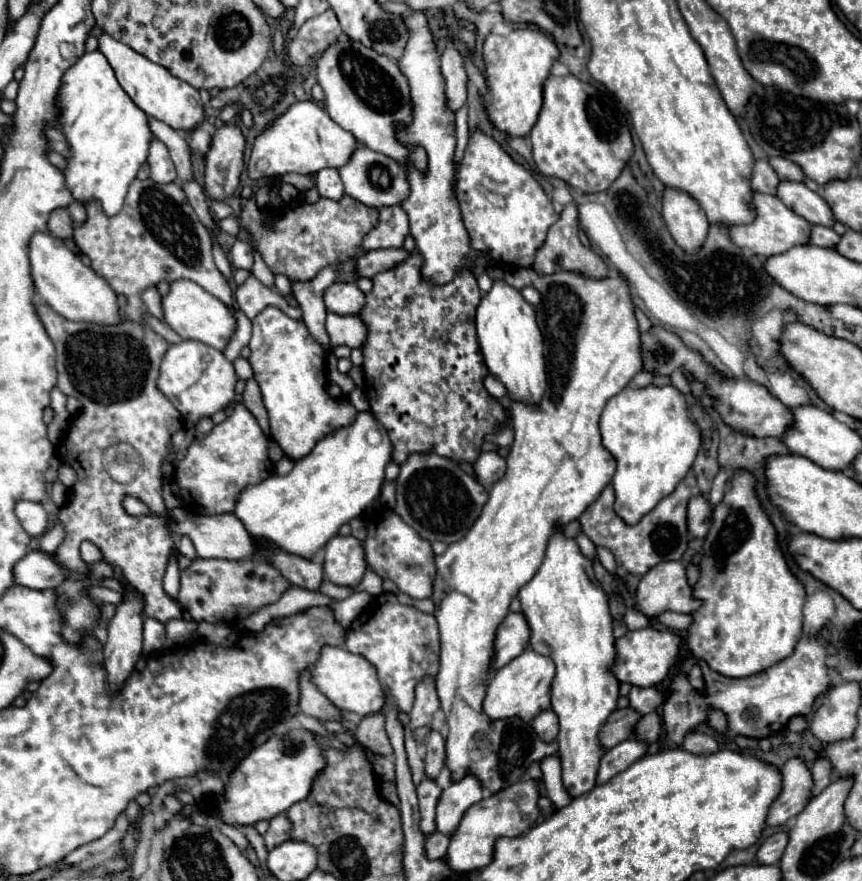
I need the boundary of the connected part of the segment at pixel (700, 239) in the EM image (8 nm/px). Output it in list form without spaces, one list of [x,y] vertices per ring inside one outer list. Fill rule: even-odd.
[[[665,187],[661,213],[665,225],[673,239],[677,239],[679,247],[685,247],[687,253],[695,253],[705,243],[705,235],[709,229],[709,221],[701,205],[685,191]]]

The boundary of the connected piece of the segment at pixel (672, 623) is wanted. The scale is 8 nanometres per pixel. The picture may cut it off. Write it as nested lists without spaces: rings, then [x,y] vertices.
[[[667,611],[665,615],[657,617],[665,627],[675,629],[675,631],[687,631],[689,629],[689,615],[681,615],[681,613],[671,613]]]

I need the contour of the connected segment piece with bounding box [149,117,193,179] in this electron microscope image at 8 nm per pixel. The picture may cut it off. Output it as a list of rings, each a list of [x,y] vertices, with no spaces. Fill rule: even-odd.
[[[149,117],[149,129],[151,129],[151,135],[159,139],[161,143],[165,143],[165,147],[169,149],[177,175],[181,175],[181,179],[191,179],[193,177],[191,175],[191,155],[189,155],[189,147],[185,139],[175,129],[171,129],[169,125],[153,117]]]

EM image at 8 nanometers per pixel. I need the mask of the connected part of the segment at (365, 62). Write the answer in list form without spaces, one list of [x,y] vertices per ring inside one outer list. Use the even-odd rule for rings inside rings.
[[[341,35],[337,43],[319,53],[315,59],[315,73],[317,83],[325,93],[325,111],[335,123],[353,133],[353,137],[369,149],[381,151],[399,163],[413,159],[413,163],[425,171],[425,151],[413,151],[413,155],[409,155],[409,151],[393,139],[393,123],[405,123],[405,119],[409,119],[409,83],[405,83],[405,77],[393,59]]]

